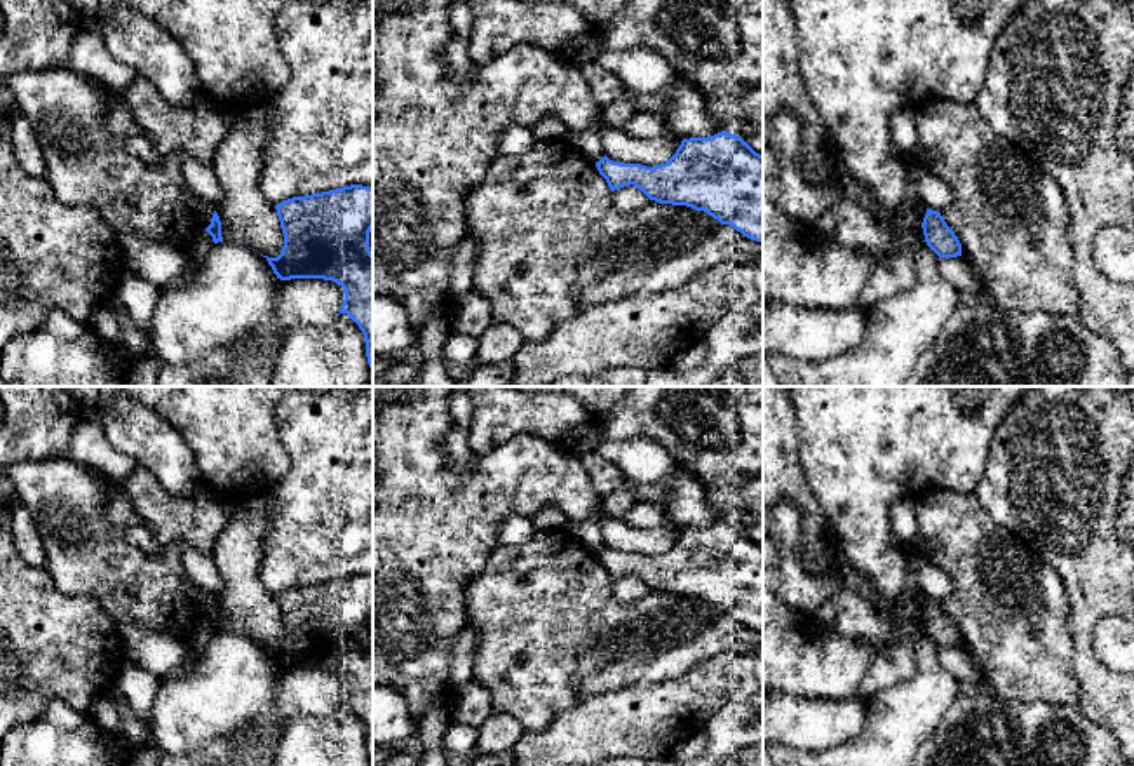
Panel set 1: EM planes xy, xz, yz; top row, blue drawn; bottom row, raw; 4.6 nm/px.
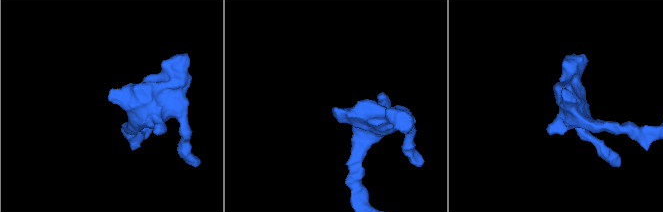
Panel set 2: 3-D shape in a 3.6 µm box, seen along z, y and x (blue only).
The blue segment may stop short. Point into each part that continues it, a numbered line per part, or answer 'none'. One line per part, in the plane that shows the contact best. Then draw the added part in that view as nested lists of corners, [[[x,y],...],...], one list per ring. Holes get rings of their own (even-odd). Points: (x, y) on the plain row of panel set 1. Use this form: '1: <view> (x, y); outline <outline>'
none

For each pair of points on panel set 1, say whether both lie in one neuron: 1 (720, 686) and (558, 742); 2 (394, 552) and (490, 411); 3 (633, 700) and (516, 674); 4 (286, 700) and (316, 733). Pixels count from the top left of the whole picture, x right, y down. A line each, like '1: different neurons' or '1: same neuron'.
1: same neuron
2: different neurons
3: different neurons
4: different neurons

